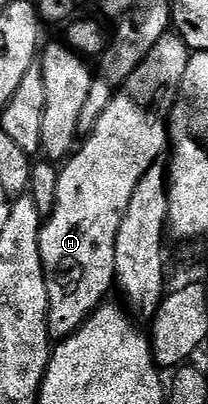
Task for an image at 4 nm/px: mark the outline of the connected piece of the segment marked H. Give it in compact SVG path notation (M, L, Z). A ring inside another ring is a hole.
M177 33L166 34L154 46L152 53L144 57L132 77L128 77L114 92L112 105L104 109L100 121L85 138L86 144L84 141L70 158L65 160L64 166L58 172L59 187L56 189L55 211L43 222L42 232L38 235L40 257L48 285L50 333L55 340L61 341L75 335L86 324L90 314L102 306L109 296L106 294L115 286L116 257L120 254L116 249L116 233L120 230L120 221L124 221L128 201L132 201L132 193L136 193L136 185L140 185L140 177L144 177L150 166L167 154L170 111L184 81L184 69L188 69L191 54L181 36Z

